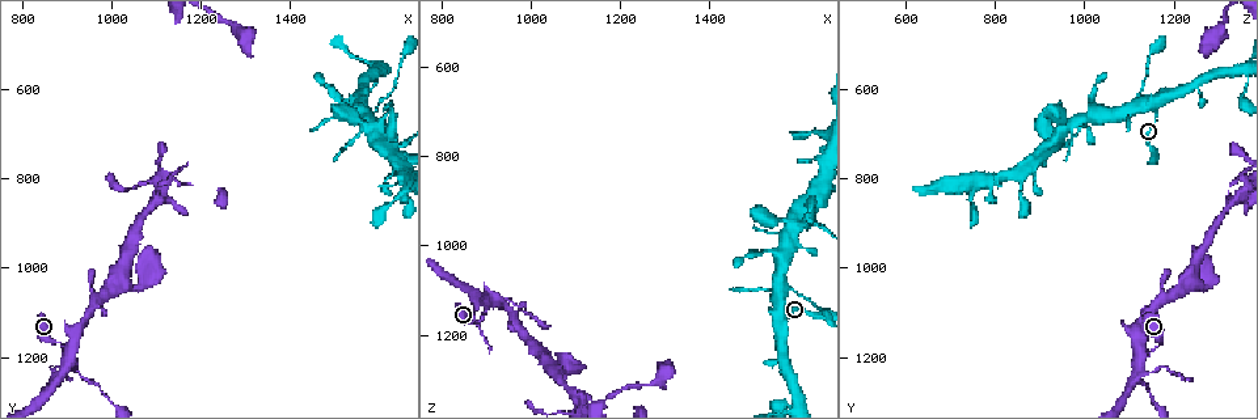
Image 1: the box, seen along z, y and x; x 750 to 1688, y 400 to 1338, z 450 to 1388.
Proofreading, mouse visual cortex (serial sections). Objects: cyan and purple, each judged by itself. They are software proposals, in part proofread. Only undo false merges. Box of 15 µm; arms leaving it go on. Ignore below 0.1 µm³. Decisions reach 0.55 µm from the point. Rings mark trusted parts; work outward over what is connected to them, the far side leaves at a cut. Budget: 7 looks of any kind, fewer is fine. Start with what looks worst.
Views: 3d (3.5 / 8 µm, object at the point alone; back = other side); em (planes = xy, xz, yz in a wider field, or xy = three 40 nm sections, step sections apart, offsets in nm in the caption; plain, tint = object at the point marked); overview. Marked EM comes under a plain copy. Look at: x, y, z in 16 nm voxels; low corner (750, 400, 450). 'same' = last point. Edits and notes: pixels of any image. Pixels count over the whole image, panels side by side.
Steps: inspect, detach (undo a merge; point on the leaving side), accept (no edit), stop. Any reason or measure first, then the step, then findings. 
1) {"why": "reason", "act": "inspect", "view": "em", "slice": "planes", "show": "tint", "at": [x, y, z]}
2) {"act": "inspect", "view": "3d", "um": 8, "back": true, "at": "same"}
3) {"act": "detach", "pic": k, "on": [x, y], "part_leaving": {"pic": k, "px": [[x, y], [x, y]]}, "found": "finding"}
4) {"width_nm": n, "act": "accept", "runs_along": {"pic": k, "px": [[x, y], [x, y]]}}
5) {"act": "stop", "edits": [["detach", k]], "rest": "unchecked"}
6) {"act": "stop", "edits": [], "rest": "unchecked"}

{"why": "narrows sharply", "act": "inspect", "view": "3d", "um": 3.5, "at": [1580, 695, 955]}

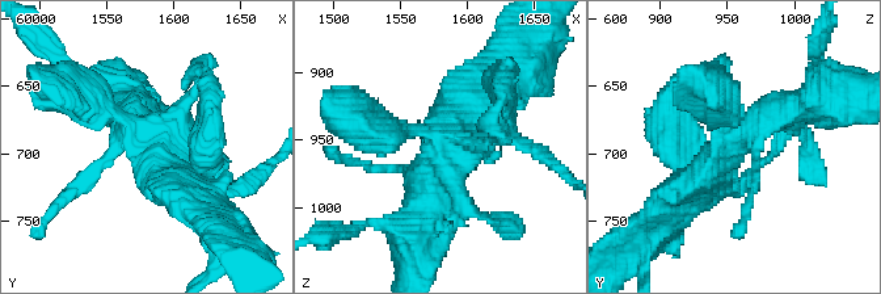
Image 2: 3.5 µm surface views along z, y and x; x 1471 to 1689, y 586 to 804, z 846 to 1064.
{"act": "inspect", "view": "em", "slice": "xy", "step": 5, "show": "tint", "at": [1586, 692, 956]}

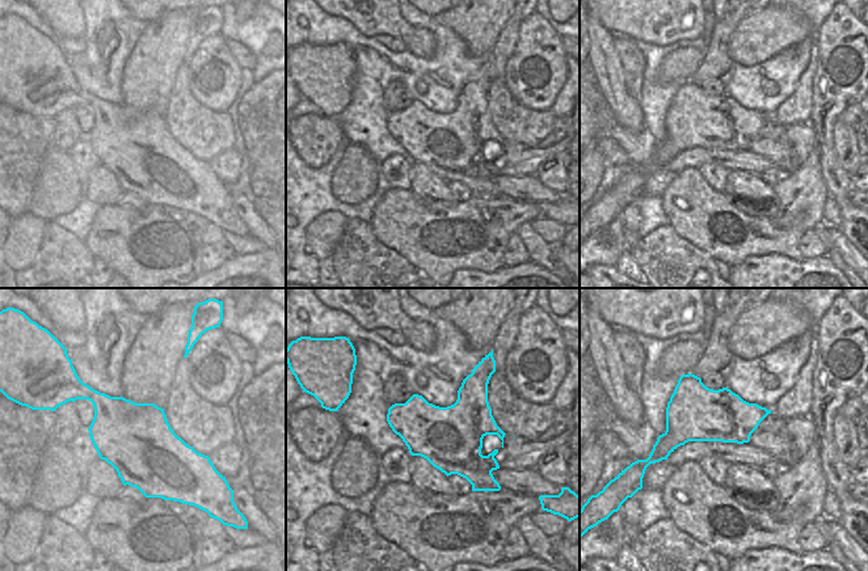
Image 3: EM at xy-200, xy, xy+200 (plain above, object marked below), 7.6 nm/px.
{"act": "accept", "runs_along": {"pic": 2, "px": [[802, 103], [766, 114], [682, 200]]}, "found": "all the same cell"}

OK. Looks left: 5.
{"why": "four or more arms meet", "act": "inspect", "view": "3d", "um": 3.5, "at": [900, 1200, 1130]}

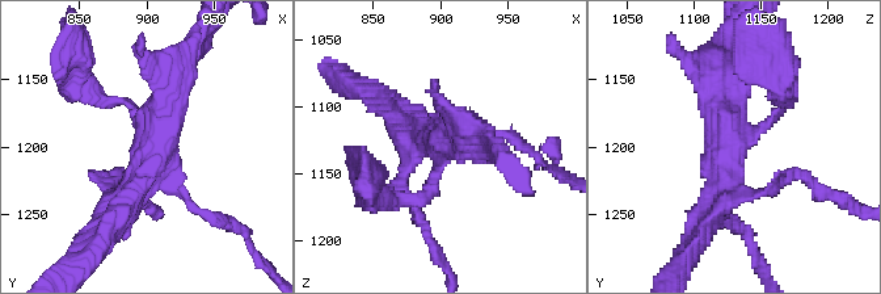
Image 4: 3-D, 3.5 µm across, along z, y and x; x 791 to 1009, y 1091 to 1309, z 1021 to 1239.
{"arms": 4, "arm_widths_nm": [100, 150, 350, 400], "act": "inspect", "view": "em", "slice": "xy", "step": 1, "show": "tint", "at": [900, 1196, 1128]}

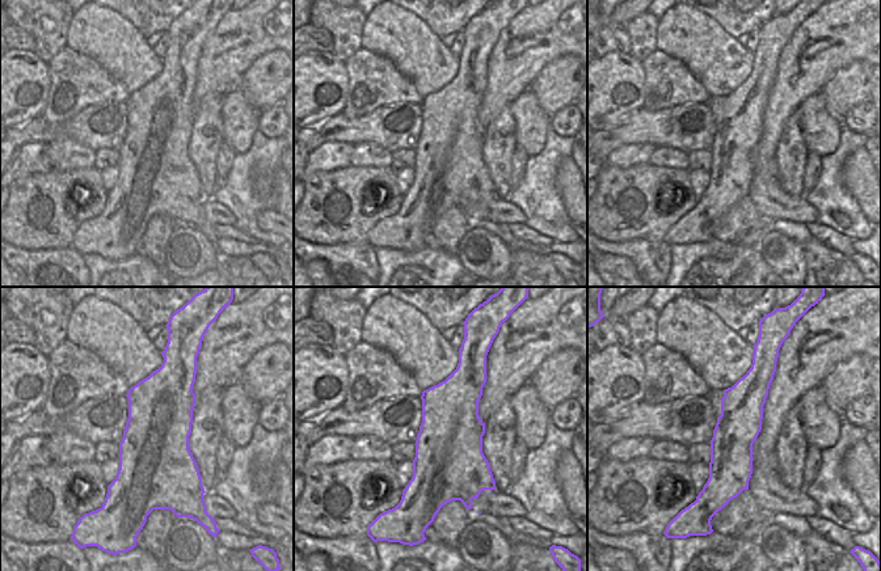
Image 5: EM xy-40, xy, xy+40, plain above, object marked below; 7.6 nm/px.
{"act": "accept", "runs_along": {"pic": 4, "px": [[401, 198], [430, 189], [438, 145], [471, 127]]}, "found": "one cell here"}

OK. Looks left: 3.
{"why": "side arm on a straight run", "act": "inspect", "view": "3d", "um": 3.5, "at": [1105, 845, 1335]}

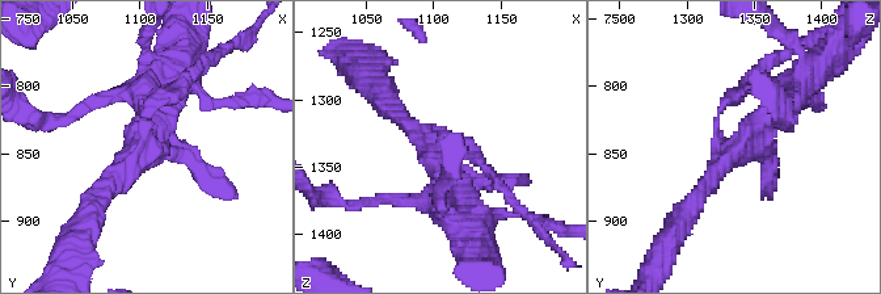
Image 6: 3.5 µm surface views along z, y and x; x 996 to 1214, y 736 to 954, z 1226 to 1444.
{"why": "shape alone is not enough", "act": "inspect", "view": "em", "slice": "xy", "step": 1, "show": "tint", "at": [1102, 848, 1332]}

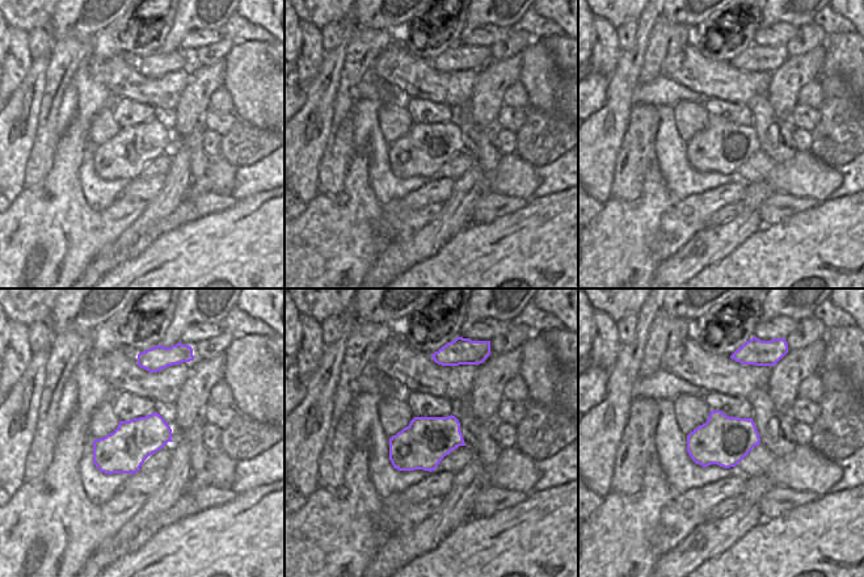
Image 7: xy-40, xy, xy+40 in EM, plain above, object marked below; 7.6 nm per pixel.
{"act": "accept", "runs_along": {"pic": 6, "px": [[688, 208], [715, 171], [789, 91]]}, "found": "one cell here"}

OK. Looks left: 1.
{"act": "stop", "edits": [], "rest": "unchecked"}

